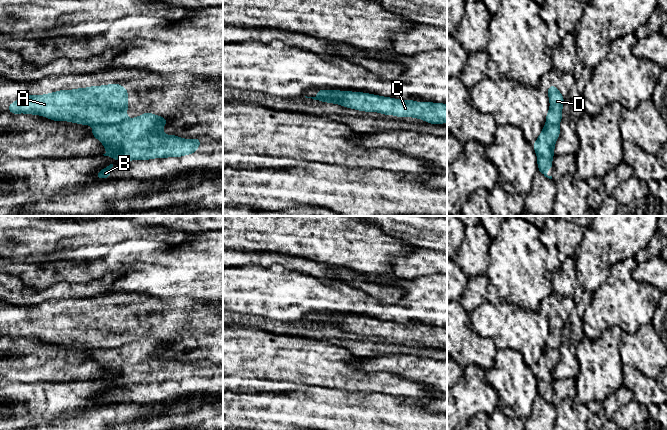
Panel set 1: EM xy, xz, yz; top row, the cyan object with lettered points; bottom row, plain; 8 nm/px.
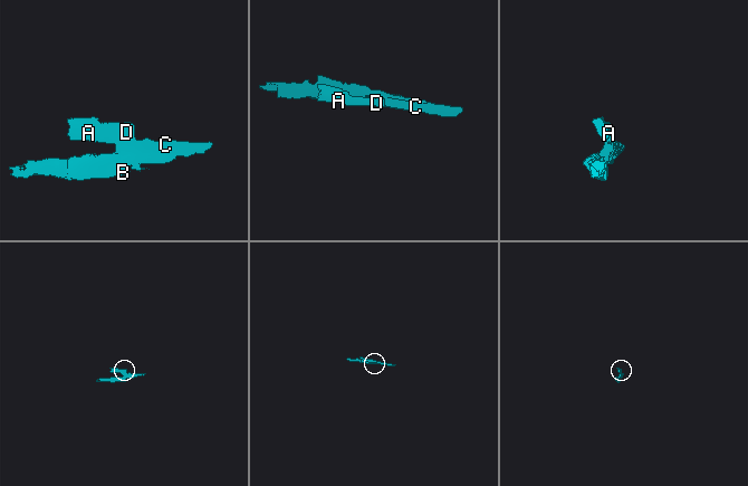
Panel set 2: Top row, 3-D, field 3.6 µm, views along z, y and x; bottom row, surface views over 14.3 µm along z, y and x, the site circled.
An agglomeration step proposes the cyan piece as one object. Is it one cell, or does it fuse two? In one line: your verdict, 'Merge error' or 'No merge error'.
Merge error

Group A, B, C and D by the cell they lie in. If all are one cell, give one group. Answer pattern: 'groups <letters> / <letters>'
groups A D / B C

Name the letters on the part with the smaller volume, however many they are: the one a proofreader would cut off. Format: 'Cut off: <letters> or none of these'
Cut off: A, D

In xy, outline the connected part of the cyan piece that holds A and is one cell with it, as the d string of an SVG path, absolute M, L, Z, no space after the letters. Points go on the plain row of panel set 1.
M120 308L61 314L49 318L19 321L7 333L12 338L41 339L54 345L69 345L82 349L115 348L127 343L128 315Z

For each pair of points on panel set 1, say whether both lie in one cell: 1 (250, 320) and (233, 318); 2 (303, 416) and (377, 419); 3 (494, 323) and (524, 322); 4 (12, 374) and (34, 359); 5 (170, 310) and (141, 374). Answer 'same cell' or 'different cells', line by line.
1: same cell
2: same cell
3: same cell
4: same cell
5: different cells

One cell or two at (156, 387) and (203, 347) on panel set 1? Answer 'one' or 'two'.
two

